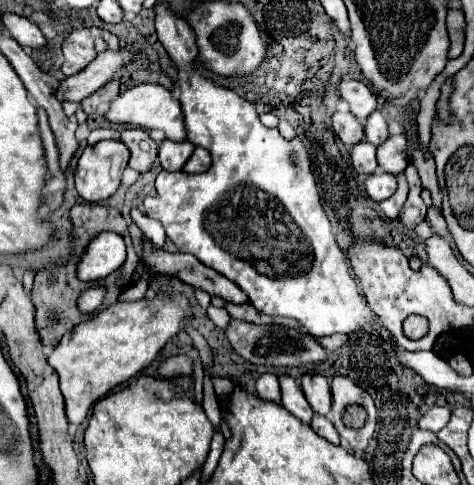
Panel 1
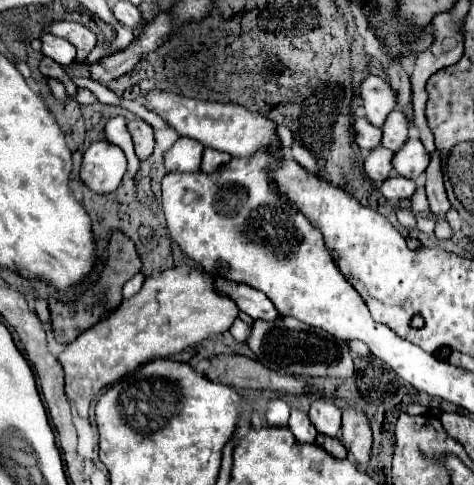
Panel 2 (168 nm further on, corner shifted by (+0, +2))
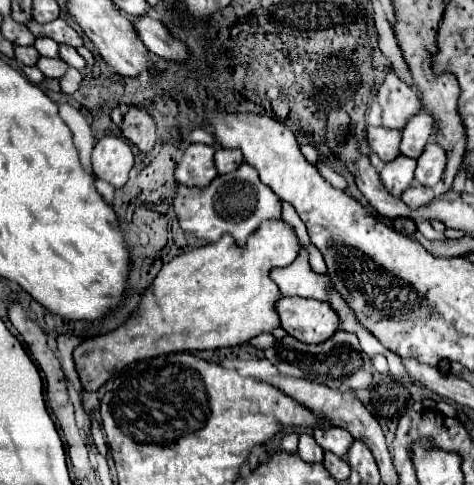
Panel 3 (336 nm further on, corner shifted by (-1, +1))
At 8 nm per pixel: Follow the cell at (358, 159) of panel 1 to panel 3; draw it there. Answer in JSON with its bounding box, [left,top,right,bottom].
[381,155,415,195]

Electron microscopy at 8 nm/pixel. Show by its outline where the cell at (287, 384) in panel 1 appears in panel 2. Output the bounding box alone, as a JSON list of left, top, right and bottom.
[290,410,316,444]

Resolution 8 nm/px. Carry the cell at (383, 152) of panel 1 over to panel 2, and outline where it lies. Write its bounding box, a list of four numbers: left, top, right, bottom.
[394,138,430,180]

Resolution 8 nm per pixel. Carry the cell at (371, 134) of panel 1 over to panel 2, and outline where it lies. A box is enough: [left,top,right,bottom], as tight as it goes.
[382,110,410,152]

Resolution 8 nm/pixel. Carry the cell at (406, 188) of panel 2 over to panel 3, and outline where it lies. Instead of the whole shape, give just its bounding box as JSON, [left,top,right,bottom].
[401,183,435,207]

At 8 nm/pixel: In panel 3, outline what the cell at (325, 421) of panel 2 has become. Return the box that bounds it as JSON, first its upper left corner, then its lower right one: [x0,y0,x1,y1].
[313,425,353,457]

